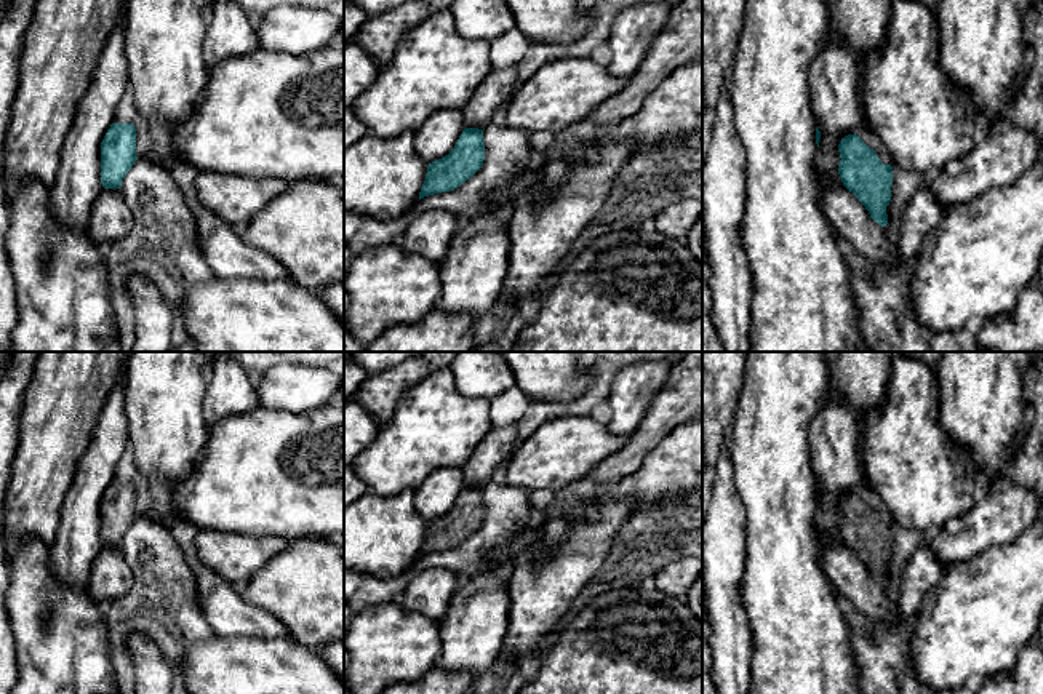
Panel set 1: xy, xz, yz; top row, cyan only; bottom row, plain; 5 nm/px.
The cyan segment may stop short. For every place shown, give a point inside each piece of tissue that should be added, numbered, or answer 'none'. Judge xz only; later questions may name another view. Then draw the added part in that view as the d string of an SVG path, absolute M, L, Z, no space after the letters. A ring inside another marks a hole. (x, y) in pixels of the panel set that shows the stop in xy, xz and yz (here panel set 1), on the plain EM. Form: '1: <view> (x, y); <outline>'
none

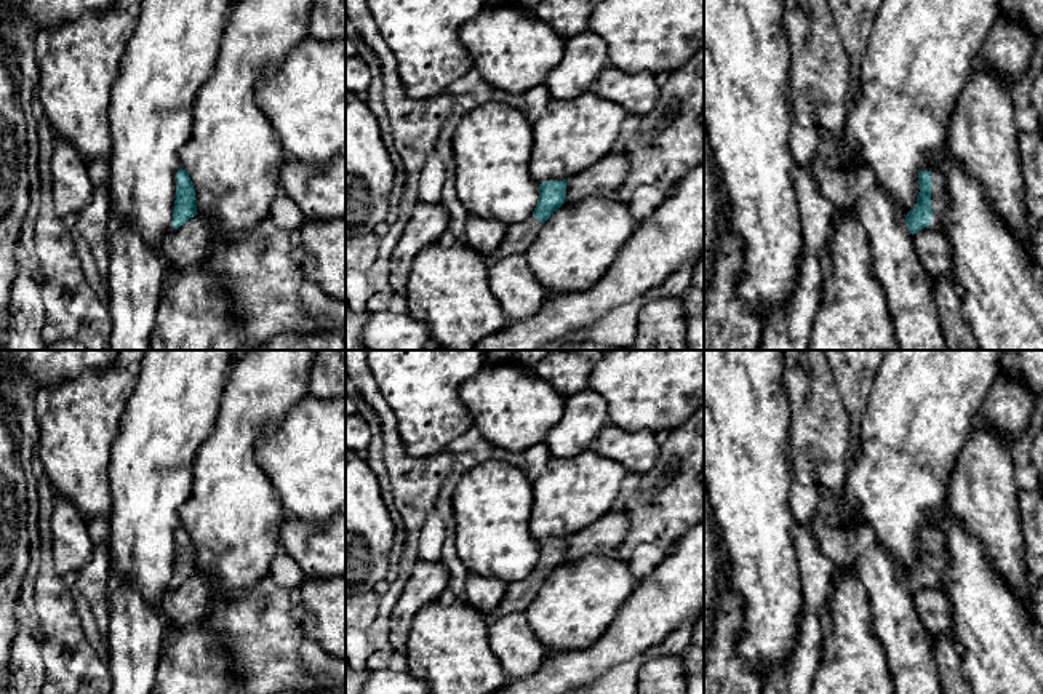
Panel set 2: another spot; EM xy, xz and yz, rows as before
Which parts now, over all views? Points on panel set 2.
1: yz (939, 558); M931 528L931 537L933 537L933 544L931 544L933 574L929 579L929 585L942 588L945 580L945 568L949 564L945 537L934 528Z

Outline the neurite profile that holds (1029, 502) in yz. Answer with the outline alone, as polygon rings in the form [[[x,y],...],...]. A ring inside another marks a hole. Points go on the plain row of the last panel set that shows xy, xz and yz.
[[[1019,491],[1017,518],[1024,540],[1024,563],[1030,574],[1043,579],[1043,494]]]

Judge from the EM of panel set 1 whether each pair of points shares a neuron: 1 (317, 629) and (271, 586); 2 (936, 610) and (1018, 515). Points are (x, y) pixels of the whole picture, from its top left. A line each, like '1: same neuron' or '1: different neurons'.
1: same neuron
2: same neuron

